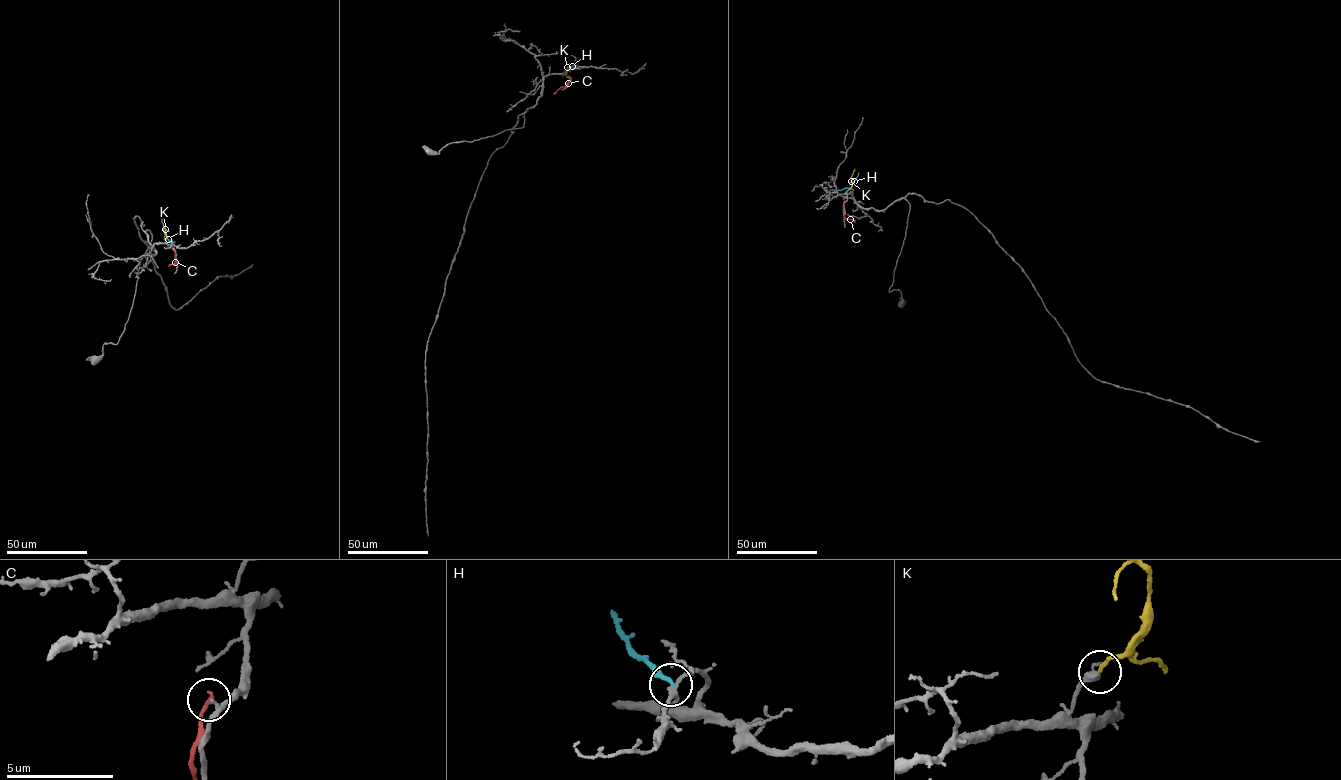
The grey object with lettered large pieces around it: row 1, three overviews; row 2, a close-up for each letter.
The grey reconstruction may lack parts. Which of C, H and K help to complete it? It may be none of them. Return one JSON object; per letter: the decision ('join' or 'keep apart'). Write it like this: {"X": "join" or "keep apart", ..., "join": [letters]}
{"C": "keep apart", "H": "keep apart", "K": "join", "join": ["K"]}

